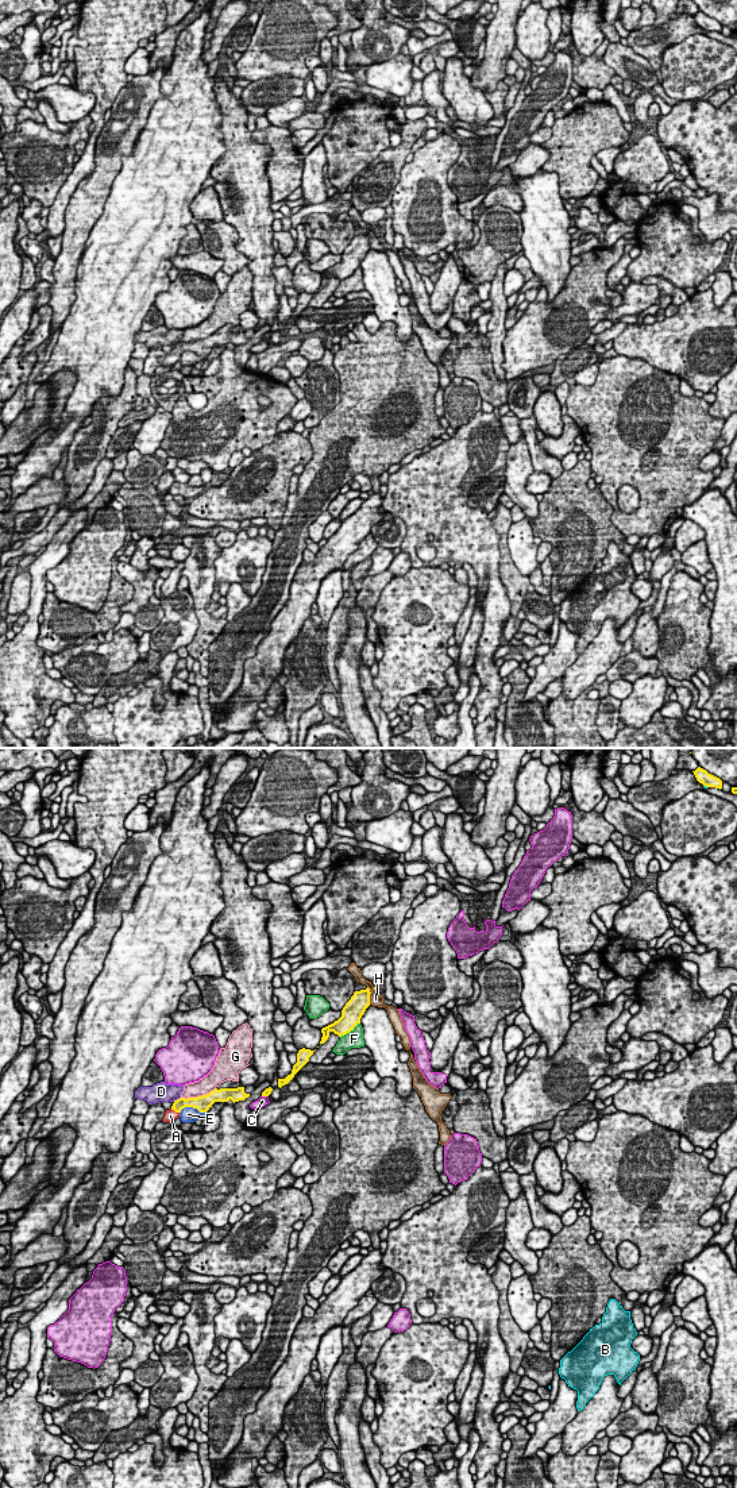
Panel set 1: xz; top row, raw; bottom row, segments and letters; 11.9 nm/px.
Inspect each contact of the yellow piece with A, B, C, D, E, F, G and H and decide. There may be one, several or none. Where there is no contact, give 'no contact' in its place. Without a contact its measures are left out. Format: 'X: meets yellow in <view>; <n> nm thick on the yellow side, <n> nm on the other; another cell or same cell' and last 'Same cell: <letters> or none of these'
A: meets yellow in xz; 140 nm thick on the yellow side, 140 nm on the other; same cell
B: meets yellow in xz; 160 nm thick on the yellow side, 30 nm on the other; another cell
C: meets yellow in xz; 90 nm thick on the yellow side, 120 nm on the other; another cell
D: meets yellow in xz; 140 nm thick on the yellow side, 220 nm on the other; another cell
E: meets yellow in xz; 190 nm thick on the yellow side, 190 nm on the other; another cell
F: meets yellow in xz; 240 nm thick on the yellow side, 200 nm on the other; another cell
G: meets yellow in xz; 190 nm thick on the yellow side, 200 nm on the other; another cell
H: meets yellow in xz; 240 nm thick on the yellow side, 160 nm on the other; another cell
Same cell: A

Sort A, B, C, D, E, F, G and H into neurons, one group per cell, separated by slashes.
A / B / C / D / E / F / G / H

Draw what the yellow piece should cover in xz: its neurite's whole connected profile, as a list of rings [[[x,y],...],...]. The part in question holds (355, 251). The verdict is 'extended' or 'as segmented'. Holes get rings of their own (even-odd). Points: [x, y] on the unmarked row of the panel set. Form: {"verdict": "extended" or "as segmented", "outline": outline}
{"verdict": "as segmented", "outline": [[[370,232],[355,235],[351,243],[346,247],[342,254],[342,261],[333,267],[321,273],[323,281],[320,288],[324,288],[329,277],[333,275],[339,281],[350,277],[354,271],[360,267],[360,262],[366,253],[370,250]]]}

